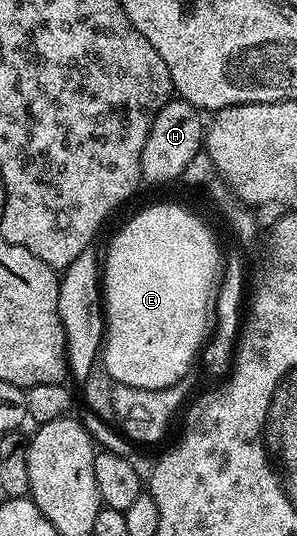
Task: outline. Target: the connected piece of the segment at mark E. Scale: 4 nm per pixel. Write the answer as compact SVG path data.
M155 203L144 211L139 211L111 239L111 248L107 251L107 263L101 267L101 295L105 300L105 346L101 351L101 367L115 378L116 384L137 389L165 389L177 381L188 378L187 370L191 362L200 354L205 340L209 335L209 312L213 307L213 292L221 275L221 252L211 236L211 231L191 211L178 207L175 203Z

